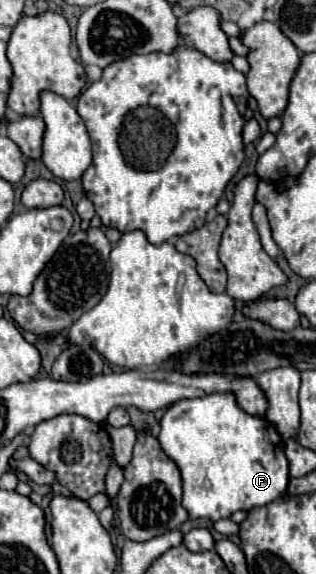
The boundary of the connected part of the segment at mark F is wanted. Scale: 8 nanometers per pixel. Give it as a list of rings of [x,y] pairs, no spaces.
[[[213,392],[201,398],[185,398],[167,408],[161,418],[159,442],[163,452],[179,466],[183,478],[183,508],[191,520],[207,518],[211,522],[229,518],[237,510],[265,506],[285,494],[289,486],[289,462],[285,446],[271,422],[261,416],[251,416],[239,408],[233,392]]]

